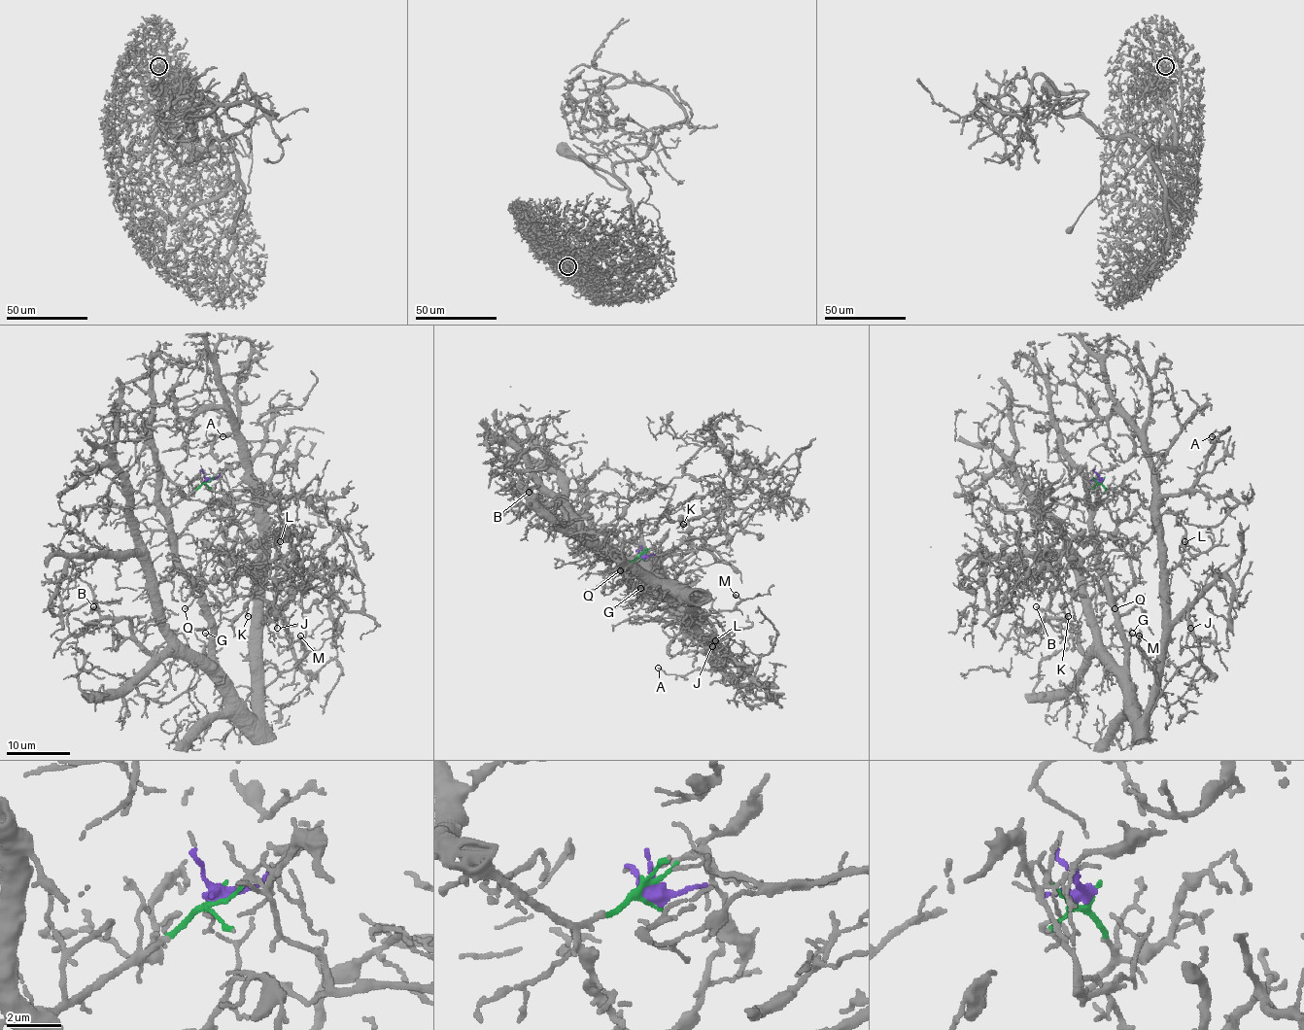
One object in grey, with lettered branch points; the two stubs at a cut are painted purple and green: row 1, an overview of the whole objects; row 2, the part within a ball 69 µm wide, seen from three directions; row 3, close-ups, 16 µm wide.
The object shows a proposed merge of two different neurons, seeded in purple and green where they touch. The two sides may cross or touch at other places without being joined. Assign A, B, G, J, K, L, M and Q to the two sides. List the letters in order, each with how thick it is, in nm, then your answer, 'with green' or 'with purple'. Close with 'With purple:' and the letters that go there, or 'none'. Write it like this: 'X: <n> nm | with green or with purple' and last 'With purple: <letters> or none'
A: 140 nm | with green
B: 200 nm | with green
G: 150 nm | with green
J: 180 nm | with green
K: 130 nm | with purple
L: 130 nm | with green
M: 160 nm | with green
Q: 140 nm | with green
With purple: K

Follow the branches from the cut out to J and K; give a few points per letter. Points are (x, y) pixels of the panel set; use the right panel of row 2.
J: (1102, 479), (1095, 570), (1142, 716), (1161, 636), (1182, 615), (1189, 629)
K: (1102, 481), (1095, 503), (1071, 496), (1046, 506), (1038, 553), (1019, 570), (1053, 567), (1041, 573), (1068, 615)

